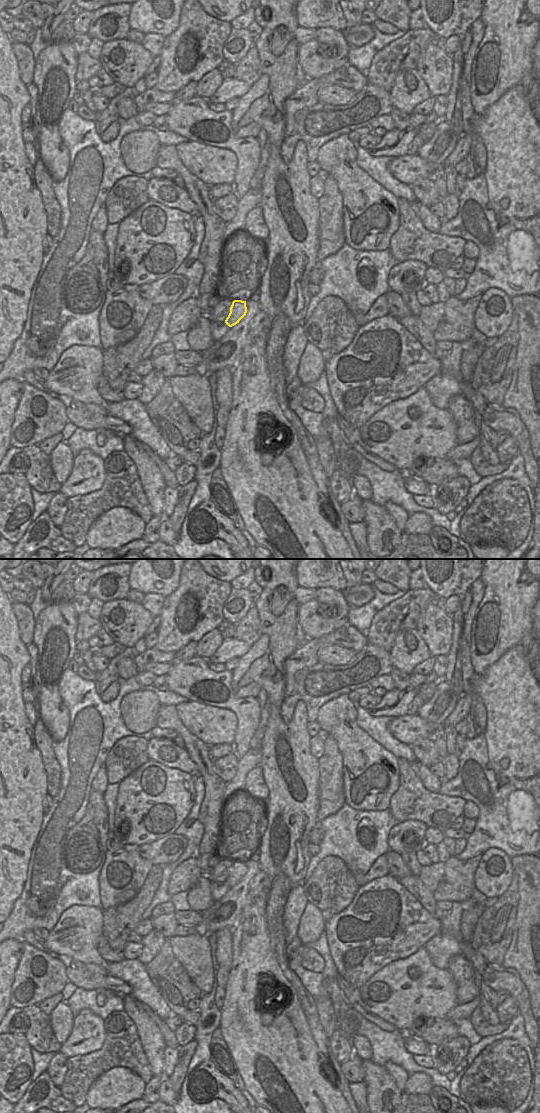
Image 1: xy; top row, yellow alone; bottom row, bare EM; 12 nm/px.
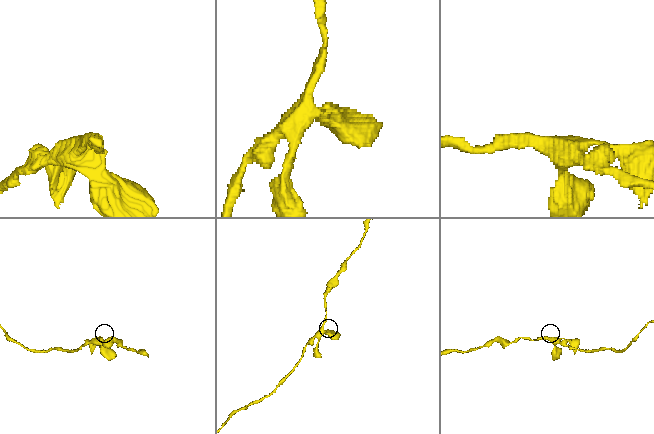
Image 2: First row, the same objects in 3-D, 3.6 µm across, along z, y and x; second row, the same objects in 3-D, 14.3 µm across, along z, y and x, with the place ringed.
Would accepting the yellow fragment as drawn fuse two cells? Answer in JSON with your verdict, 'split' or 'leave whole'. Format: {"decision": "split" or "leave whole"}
{"decision": "leave whole"}

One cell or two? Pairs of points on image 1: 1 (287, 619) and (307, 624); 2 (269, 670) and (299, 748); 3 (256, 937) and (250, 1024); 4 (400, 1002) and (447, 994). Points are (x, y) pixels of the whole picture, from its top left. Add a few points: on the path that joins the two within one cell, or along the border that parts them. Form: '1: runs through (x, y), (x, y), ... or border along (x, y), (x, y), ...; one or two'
1: border along (300, 605), (297, 624); two
2: runs through (275, 689), (275, 724), (280, 729); one
3: runs through (254, 959), (254, 989), (250, 994), (250, 1002); one
4: runs through (412, 994), (435, 994); one

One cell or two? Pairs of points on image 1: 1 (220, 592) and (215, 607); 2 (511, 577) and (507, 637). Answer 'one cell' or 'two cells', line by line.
1: one cell
2: one cell

